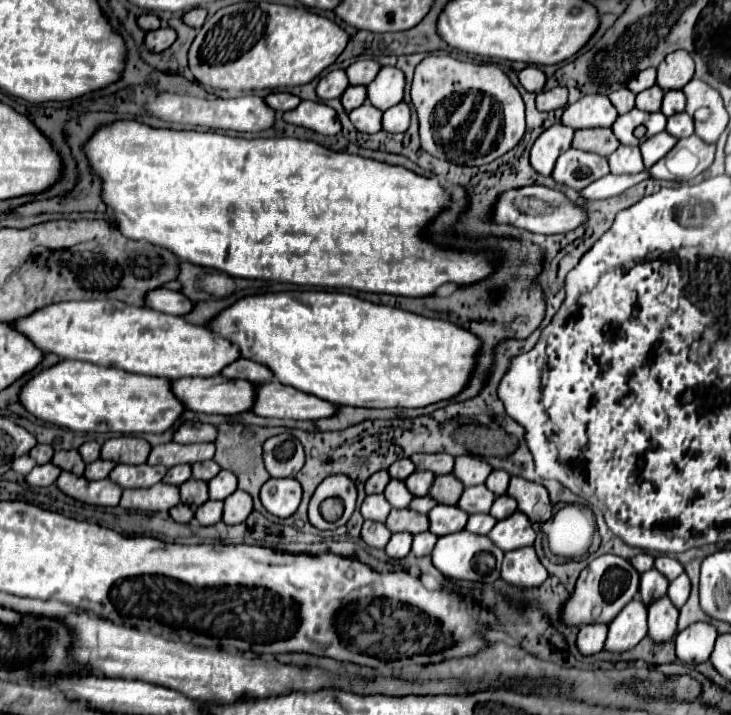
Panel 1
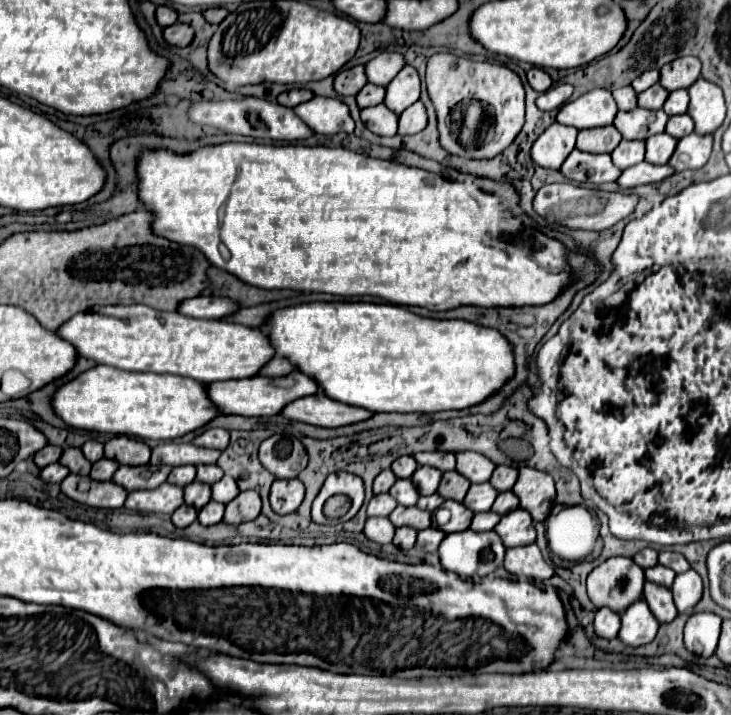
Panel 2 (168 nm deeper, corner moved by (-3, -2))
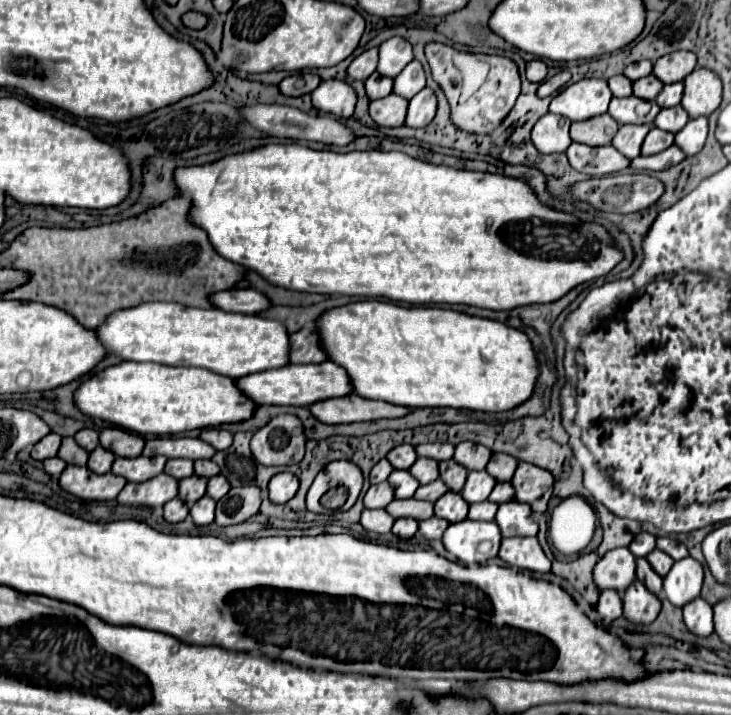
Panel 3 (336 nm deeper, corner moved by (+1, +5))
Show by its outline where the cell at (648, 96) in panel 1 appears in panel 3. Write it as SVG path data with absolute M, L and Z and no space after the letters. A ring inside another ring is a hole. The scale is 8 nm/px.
M653 74L633 82L633 94L643 100L655 100L657 94L661 92L661 88L663 88L663 82L657 80L657 76L653 76Z

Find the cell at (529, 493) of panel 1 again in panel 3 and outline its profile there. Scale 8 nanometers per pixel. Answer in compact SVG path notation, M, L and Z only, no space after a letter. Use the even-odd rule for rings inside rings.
M519 462L511 484L515 488L517 502L529 504L535 514L547 512L547 502L549 502L551 490L553 490L551 472L535 466L535 464L529 464L529 462Z

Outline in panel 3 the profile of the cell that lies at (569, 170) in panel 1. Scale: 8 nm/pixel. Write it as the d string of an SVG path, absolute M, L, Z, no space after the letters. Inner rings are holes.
M573 142L565 154L571 168L589 176L615 174L615 172L623 172L629 166L629 160L623 154L619 154L611 144L593 148L587 144Z

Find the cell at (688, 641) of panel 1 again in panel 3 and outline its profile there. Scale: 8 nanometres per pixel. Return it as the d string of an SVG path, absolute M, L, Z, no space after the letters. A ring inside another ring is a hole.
M695 598L683 606L683 620L695 636L707 638L713 634L713 608L703 598Z

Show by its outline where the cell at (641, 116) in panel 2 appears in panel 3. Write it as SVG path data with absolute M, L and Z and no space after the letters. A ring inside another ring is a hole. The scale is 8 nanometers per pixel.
M637 96L613 98L609 108L617 124L653 124L657 112L661 110L657 102L641 100Z

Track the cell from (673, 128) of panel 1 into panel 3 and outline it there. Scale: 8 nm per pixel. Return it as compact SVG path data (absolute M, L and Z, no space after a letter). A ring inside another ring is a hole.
M673 106L673 108L665 108L657 114L655 126L661 130L667 130L671 134L677 134L687 122L689 122L687 112L681 106Z

